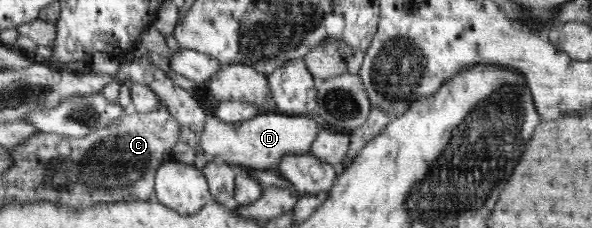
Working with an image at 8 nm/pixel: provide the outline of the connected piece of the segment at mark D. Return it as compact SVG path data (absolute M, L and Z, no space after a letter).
M260 113L252 119L227 123L218 116L208 116L204 131L199 135L199 147L210 161L220 161L240 168L274 169L286 155L310 154L310 146L321 130L322 122L307 116L280 113Z

